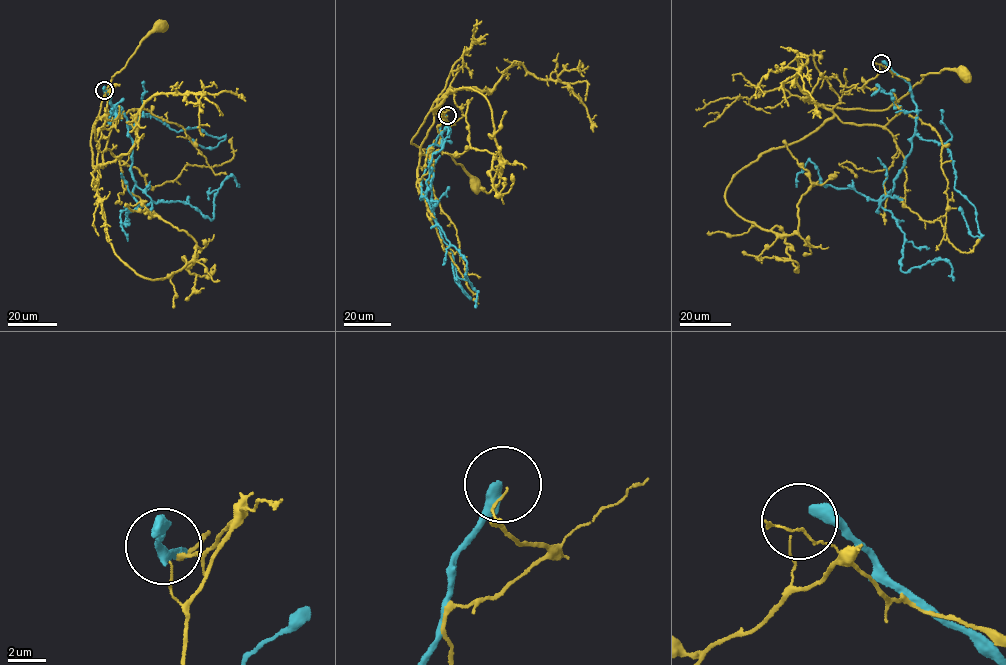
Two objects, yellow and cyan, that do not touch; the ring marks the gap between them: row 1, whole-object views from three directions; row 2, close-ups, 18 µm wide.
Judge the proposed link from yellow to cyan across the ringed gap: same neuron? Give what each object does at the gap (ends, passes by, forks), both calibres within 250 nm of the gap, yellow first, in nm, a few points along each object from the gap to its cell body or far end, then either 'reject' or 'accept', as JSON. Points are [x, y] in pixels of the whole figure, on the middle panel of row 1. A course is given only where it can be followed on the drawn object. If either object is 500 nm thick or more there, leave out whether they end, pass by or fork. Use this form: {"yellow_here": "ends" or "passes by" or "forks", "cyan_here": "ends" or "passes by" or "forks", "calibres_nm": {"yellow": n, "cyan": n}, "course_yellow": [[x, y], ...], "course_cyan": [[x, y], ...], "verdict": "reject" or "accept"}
{"calibres_nm": {"yellow": 80, "cyan": 550}, "course_yellow": [[447, 116], [446, 121], [441, 107], [435, 109], [433, 102], [411, 142], [449, 154], [475, 185]], "course_cyan": [[446, 115], [428, 155], [430, 187], [420, 199], [426, 198], [446, 238], [465, 257], [476, 308]], "verdict": "reject"}

